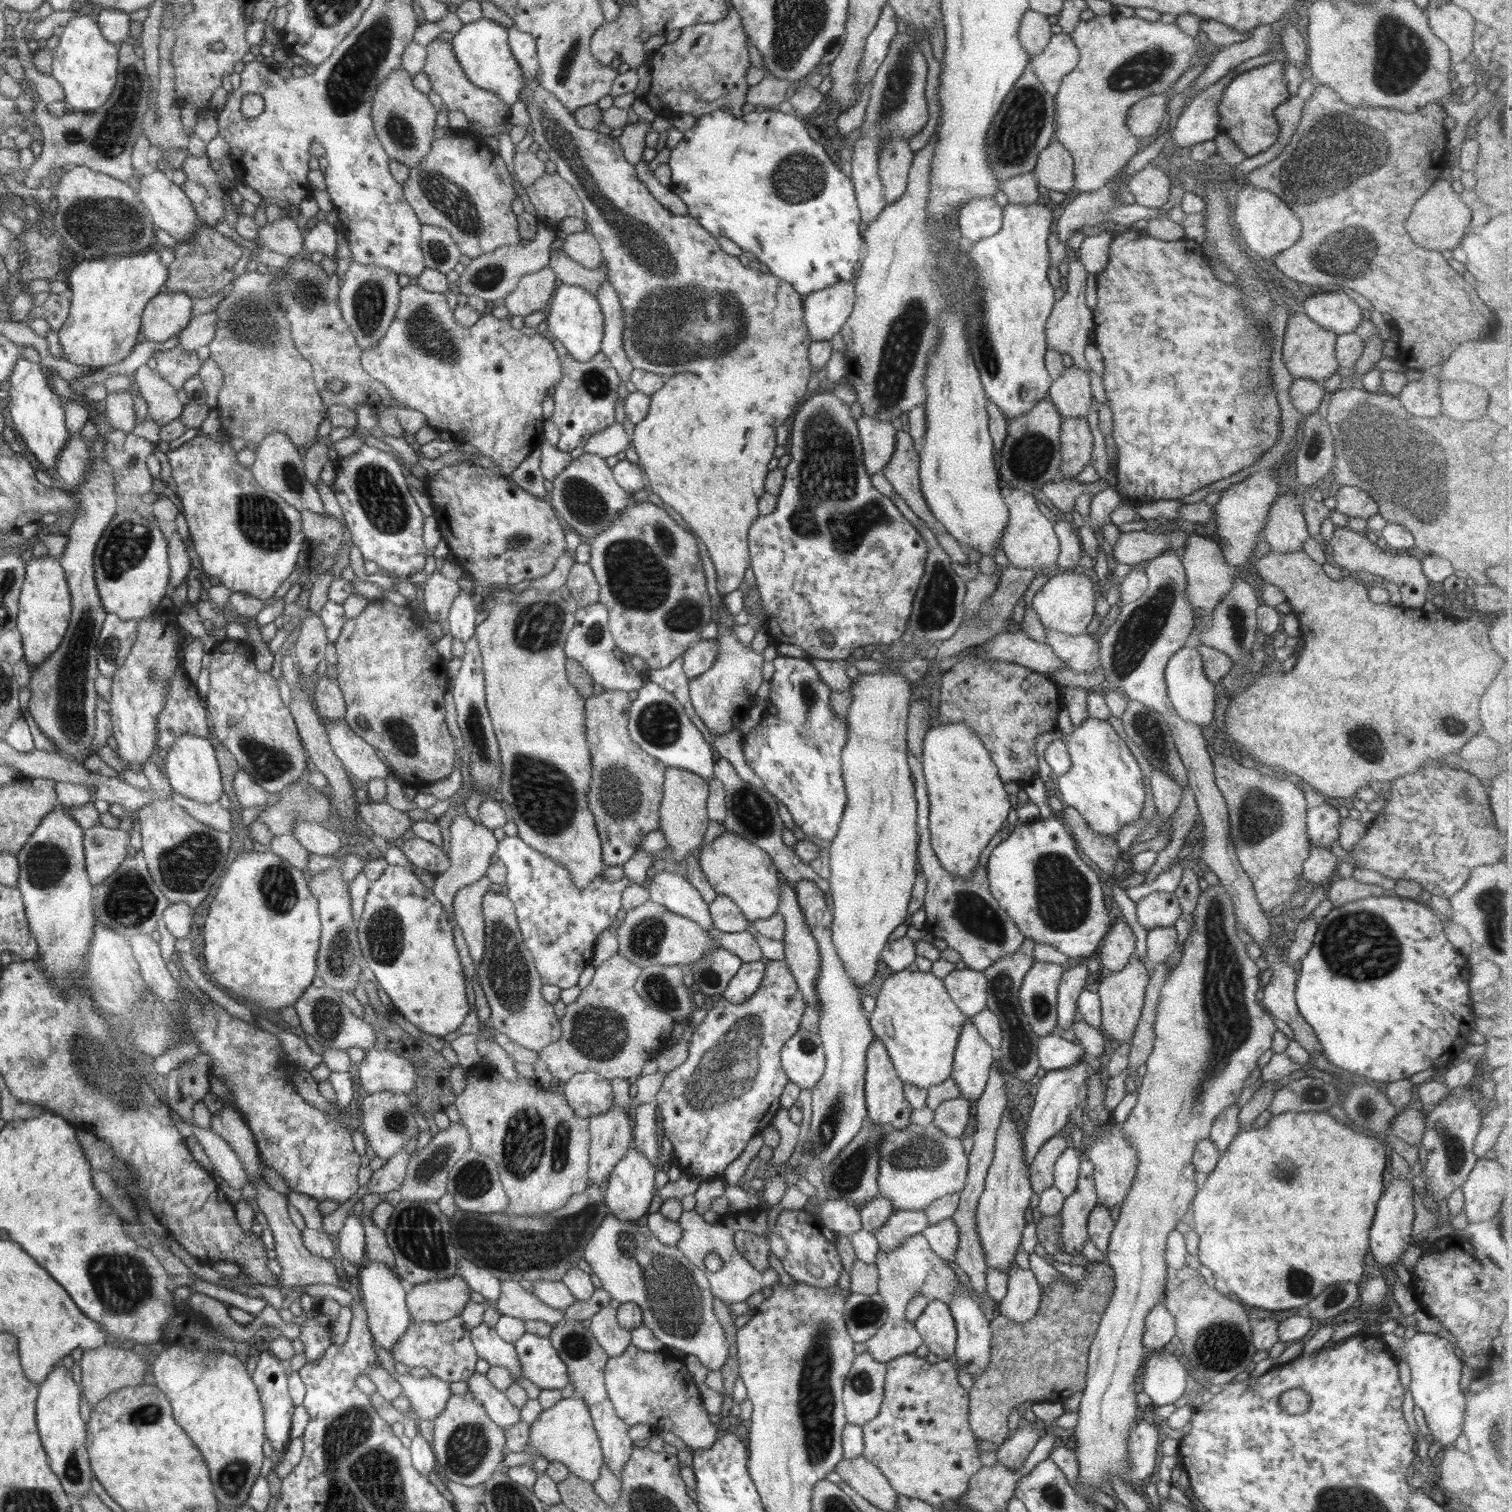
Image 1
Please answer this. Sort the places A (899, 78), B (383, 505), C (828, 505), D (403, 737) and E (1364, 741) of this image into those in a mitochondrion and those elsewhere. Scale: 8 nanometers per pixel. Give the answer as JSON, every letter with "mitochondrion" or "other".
{"A":"mitochondrion","B":"mitochondrion","C":"mitochondrion","D":"mitochondrion","E":"mitochondrion"}

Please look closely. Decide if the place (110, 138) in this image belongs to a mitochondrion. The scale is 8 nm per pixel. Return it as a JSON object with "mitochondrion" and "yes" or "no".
{"mitochondrion":"yes"}

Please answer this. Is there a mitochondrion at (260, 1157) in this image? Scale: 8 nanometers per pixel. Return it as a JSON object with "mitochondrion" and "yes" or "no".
{"mitochondrion":"no"}

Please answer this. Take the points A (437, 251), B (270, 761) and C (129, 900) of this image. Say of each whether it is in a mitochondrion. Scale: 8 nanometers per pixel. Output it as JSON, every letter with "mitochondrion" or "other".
{"A":"mitochondrion","B":"mitochondrion","C":"mitochondrion"}

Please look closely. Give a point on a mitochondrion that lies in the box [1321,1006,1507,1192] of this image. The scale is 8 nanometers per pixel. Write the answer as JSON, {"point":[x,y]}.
{"point":[1454,1150]}

